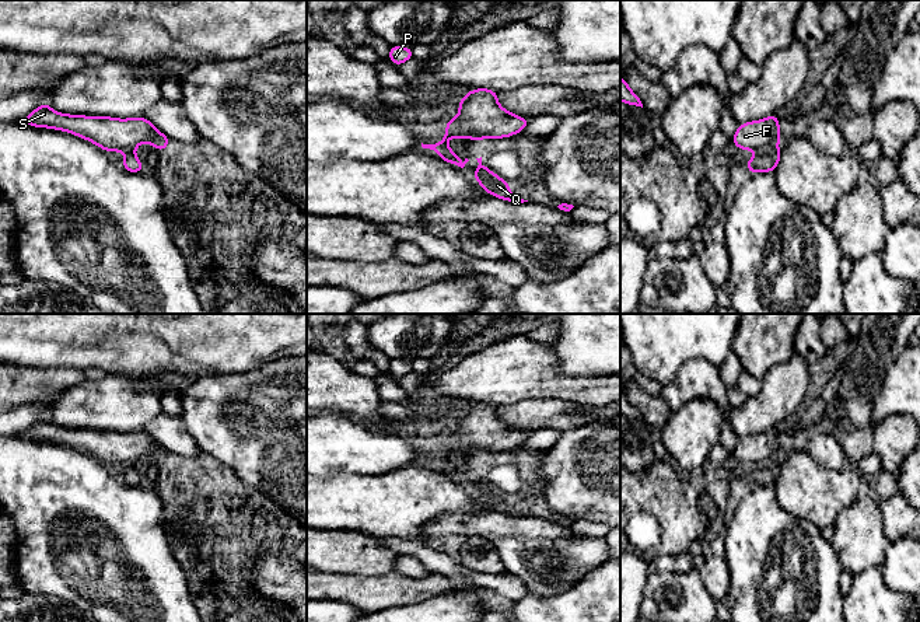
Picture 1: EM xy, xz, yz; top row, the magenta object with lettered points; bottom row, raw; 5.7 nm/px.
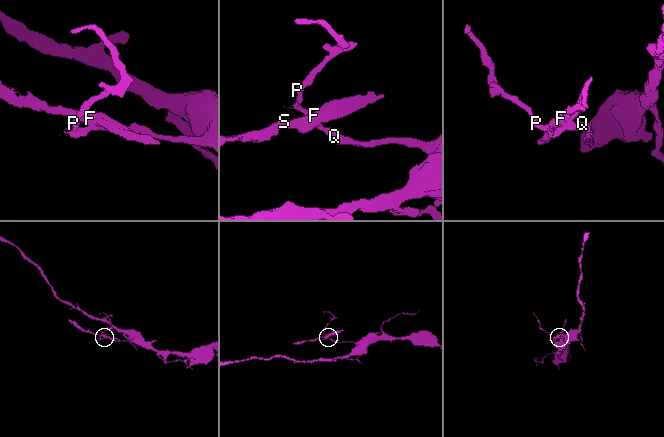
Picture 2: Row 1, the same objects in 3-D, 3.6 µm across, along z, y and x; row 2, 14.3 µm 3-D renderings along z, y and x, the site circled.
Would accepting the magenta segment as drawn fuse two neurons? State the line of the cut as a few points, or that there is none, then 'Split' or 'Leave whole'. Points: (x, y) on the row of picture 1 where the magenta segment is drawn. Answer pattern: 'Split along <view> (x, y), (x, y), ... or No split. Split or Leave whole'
Split along yz (772, 146), (759, 153). Split

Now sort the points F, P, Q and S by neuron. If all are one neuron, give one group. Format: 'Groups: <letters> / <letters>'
Groups: F S / P Q

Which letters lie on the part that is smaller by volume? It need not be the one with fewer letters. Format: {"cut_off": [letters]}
{"cut_off": ["F", "S"]}

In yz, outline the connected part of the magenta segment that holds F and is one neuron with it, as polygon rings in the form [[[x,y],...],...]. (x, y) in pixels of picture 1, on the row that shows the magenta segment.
[[[779,115],[739,125],[731,141],[739,150],[755,150],[758,153],[770,150],[781,141]]]

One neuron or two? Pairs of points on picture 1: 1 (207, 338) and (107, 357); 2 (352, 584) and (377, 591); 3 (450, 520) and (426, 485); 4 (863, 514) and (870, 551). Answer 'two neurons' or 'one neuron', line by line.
1: one neuron
2: one neuron
3: two neurons
4: one neuron

